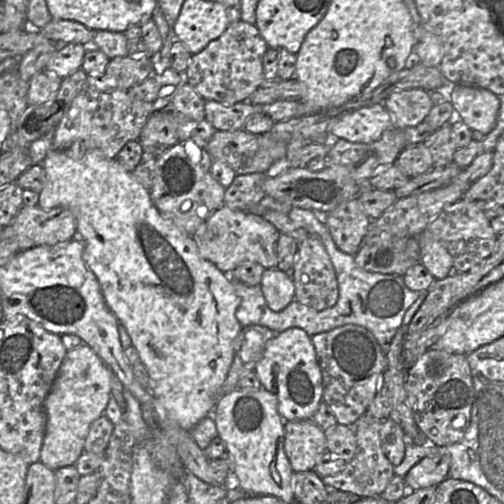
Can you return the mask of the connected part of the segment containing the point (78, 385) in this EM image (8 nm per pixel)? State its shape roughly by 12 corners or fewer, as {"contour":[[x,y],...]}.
{"contour":[[82,343],[44,401],[40,462],[75,465],[113,372]]}

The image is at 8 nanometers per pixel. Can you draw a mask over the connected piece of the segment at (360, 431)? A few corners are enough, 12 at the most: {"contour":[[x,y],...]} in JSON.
{"contour":[[361,416],[357,452],[345,469],[322,478],[329,489],[379,497],[394,476],[380,429]]}

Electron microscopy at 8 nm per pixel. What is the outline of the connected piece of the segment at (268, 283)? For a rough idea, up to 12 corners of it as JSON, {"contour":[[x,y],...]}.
{"contour":[[265,269],[259,284],[268,307],[279,312],[295,299],[290,273]]}

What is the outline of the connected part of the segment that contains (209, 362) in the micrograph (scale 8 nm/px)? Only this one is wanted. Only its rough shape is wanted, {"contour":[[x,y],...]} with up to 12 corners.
{"contour":[[116,159],[42,162],[83,260],[190,431],[234,359],[228,274]]}

